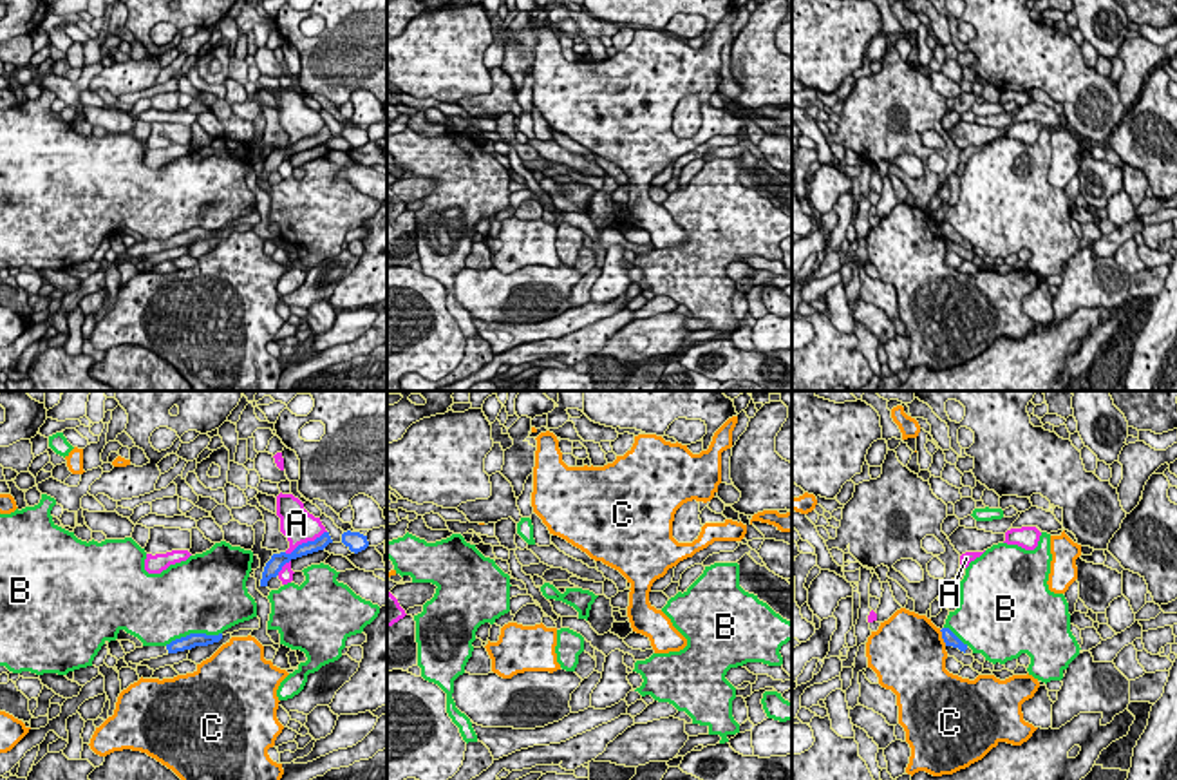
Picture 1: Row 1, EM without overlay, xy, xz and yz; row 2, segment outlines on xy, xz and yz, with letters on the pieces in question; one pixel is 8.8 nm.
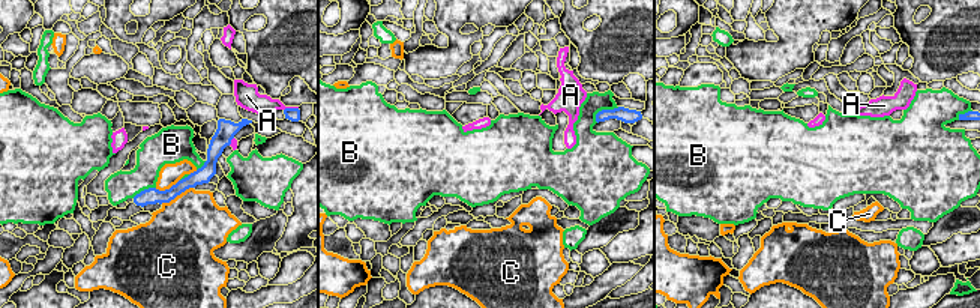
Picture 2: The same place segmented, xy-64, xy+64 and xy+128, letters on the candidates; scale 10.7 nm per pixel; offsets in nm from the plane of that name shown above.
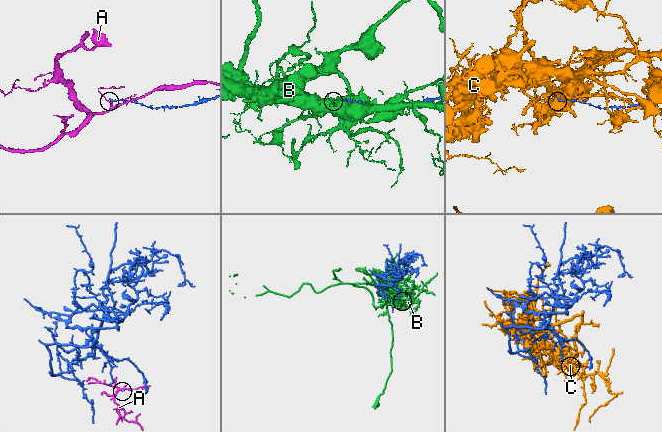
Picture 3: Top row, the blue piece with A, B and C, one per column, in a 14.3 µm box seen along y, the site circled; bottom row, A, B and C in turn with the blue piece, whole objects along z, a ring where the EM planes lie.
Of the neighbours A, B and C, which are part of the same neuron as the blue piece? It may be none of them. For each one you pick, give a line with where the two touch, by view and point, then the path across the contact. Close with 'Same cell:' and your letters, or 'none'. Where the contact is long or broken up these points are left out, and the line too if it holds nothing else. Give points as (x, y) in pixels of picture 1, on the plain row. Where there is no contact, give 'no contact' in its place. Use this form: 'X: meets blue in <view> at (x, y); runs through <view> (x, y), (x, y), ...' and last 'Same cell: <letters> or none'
Same cell: none

